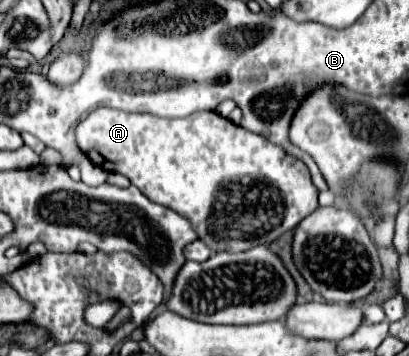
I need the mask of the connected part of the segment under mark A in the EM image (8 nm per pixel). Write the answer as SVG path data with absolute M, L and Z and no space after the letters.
M101 107L77 125L75 135L79 149L93 165L129 177L145 197L153 199L153 203L161 203L191 221L199 237L199 241L193 241L183 249L185 257L191 261L207 261L213 251L237 253L267 245L285 231L291 231L301 217L307 217L317 209L319 191L303 161L287 155L279 145L249 133L215 111L193 113L183 119L163 119L149 113L125 113Z

